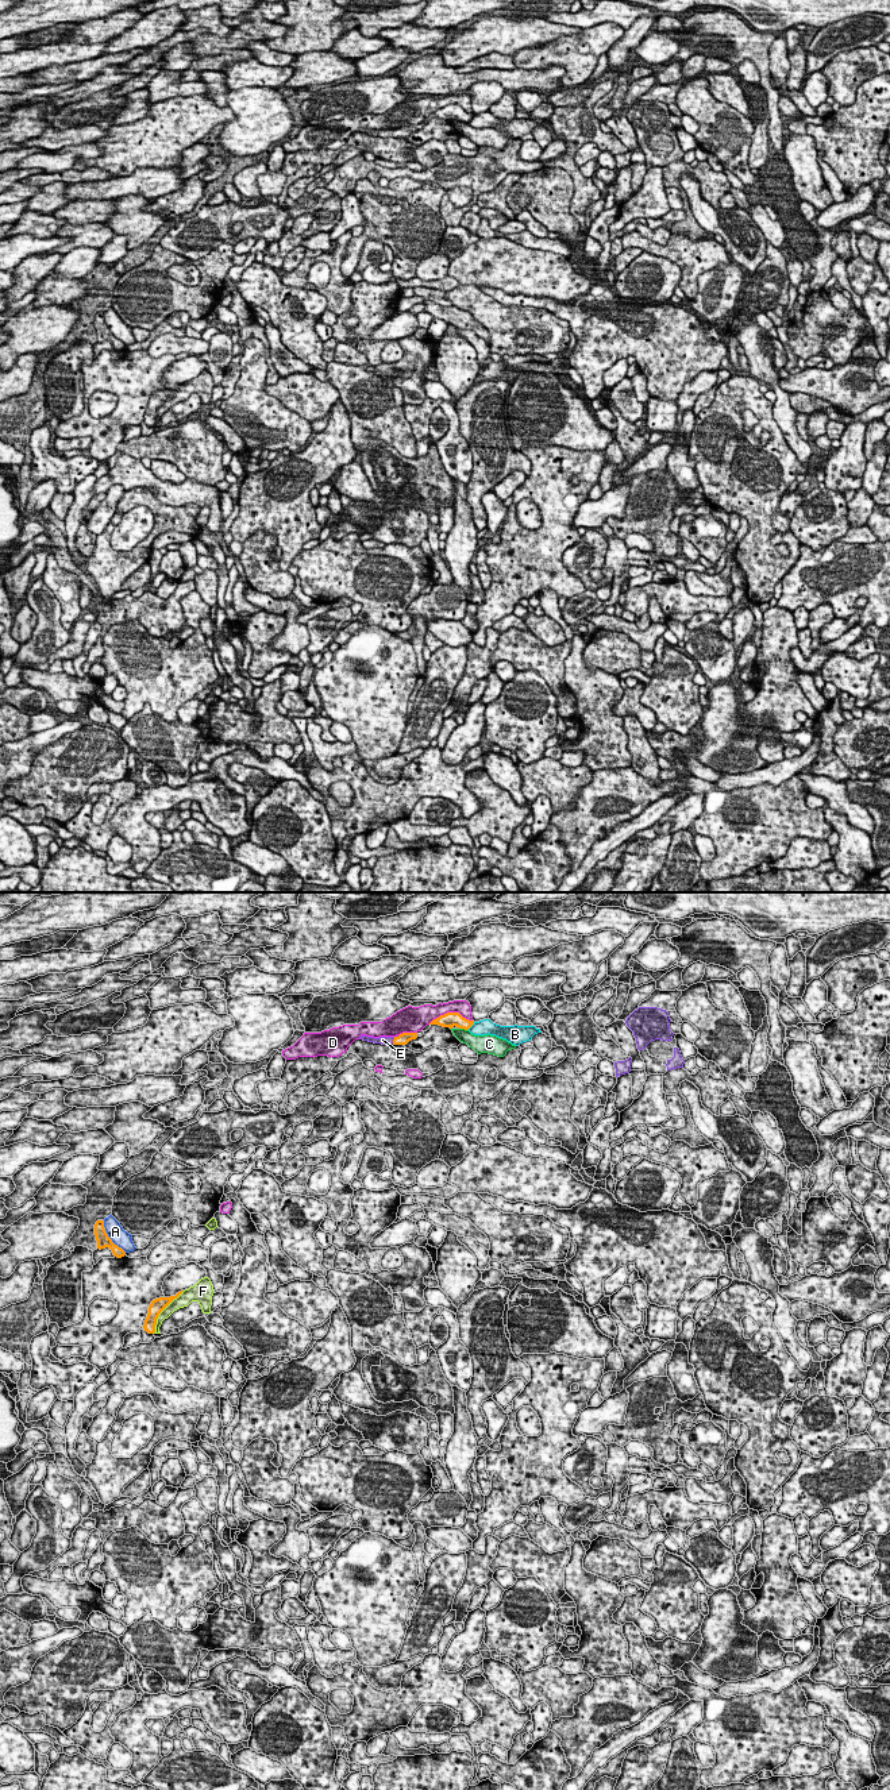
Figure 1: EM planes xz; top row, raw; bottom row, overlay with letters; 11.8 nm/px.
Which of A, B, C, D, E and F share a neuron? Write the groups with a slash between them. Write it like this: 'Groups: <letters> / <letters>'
Groups: A / B / C / D / E / F

